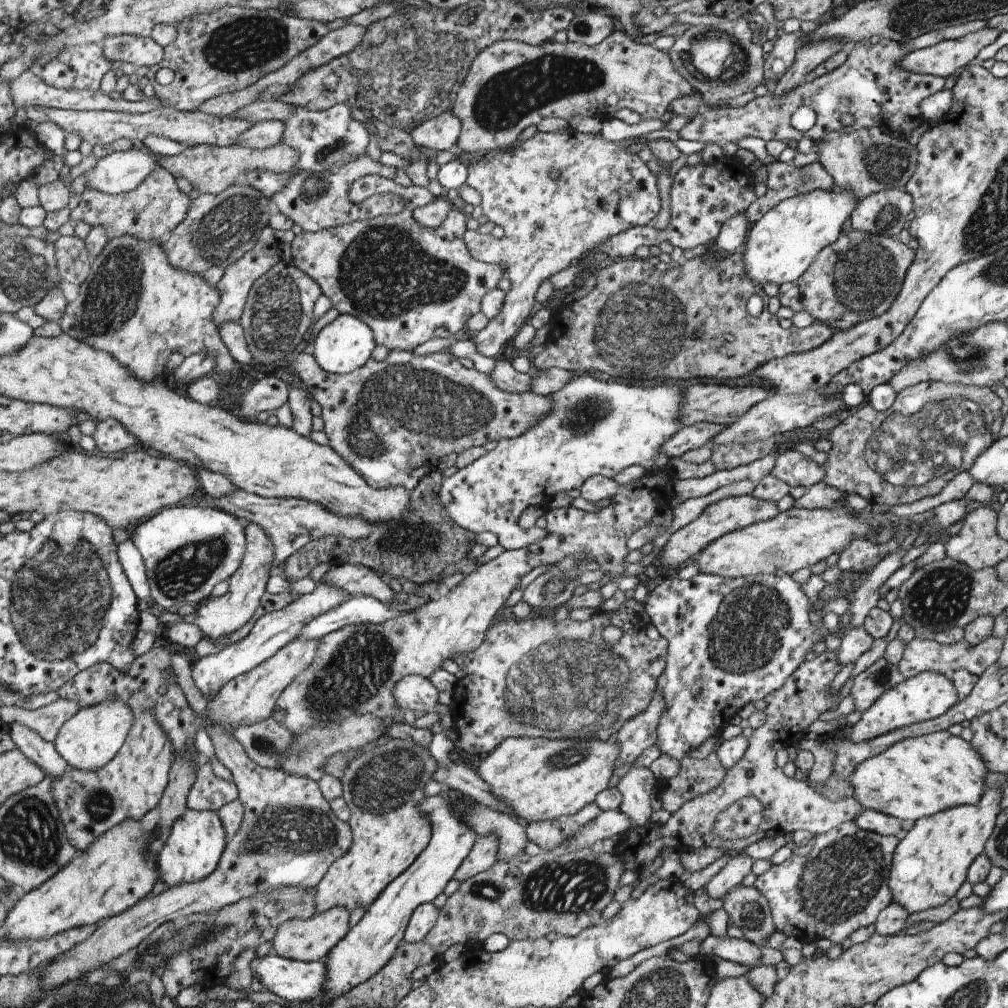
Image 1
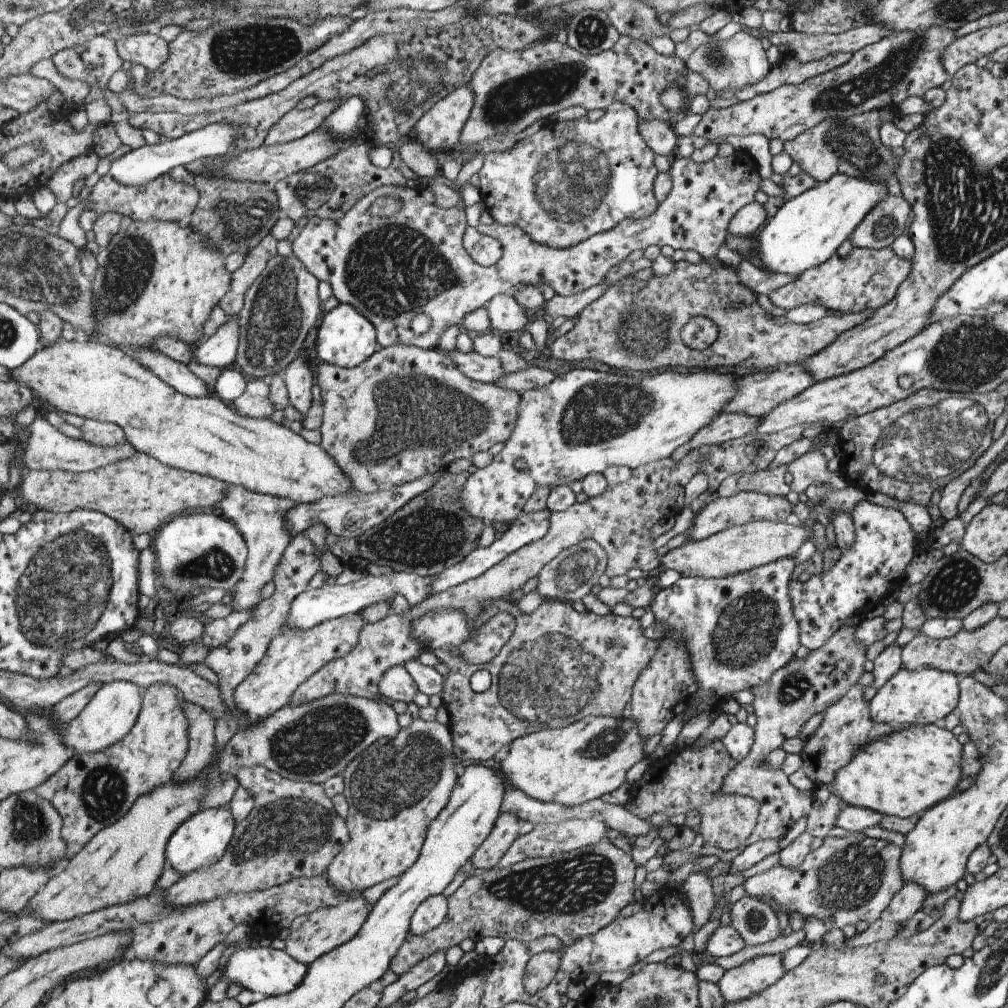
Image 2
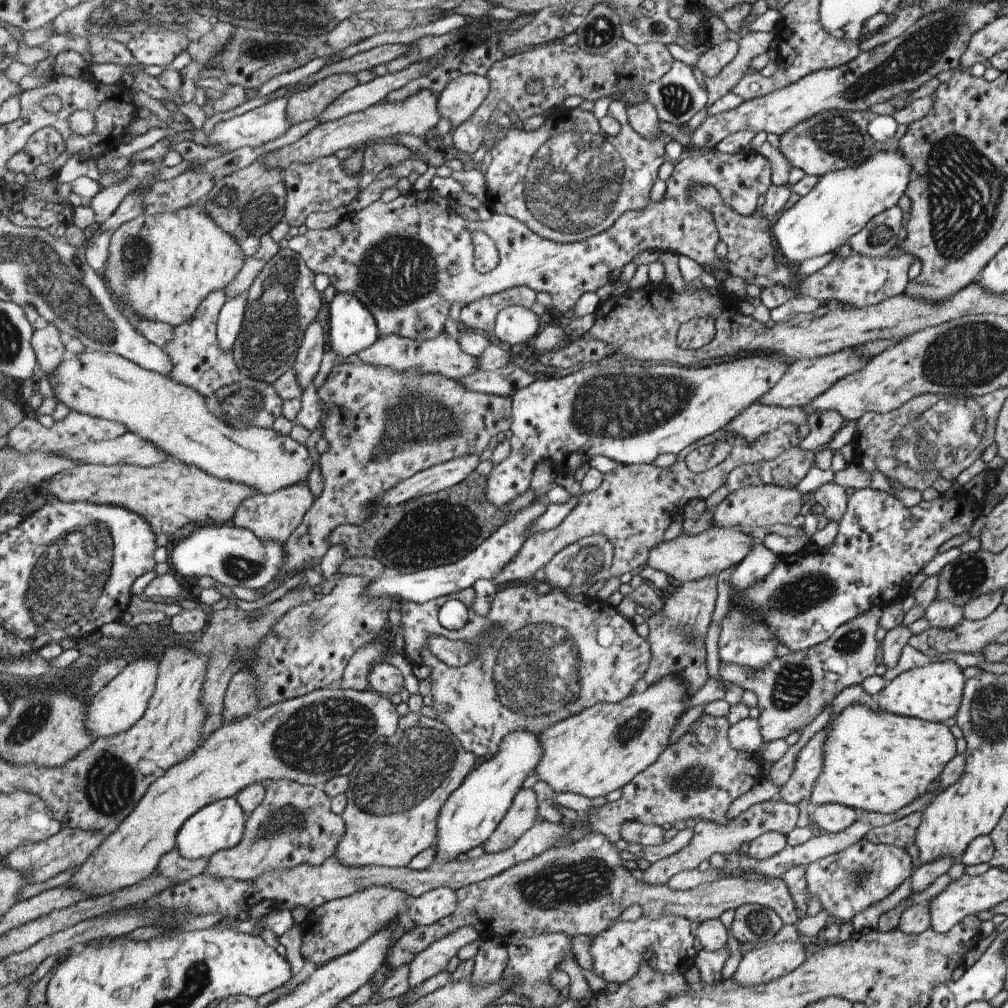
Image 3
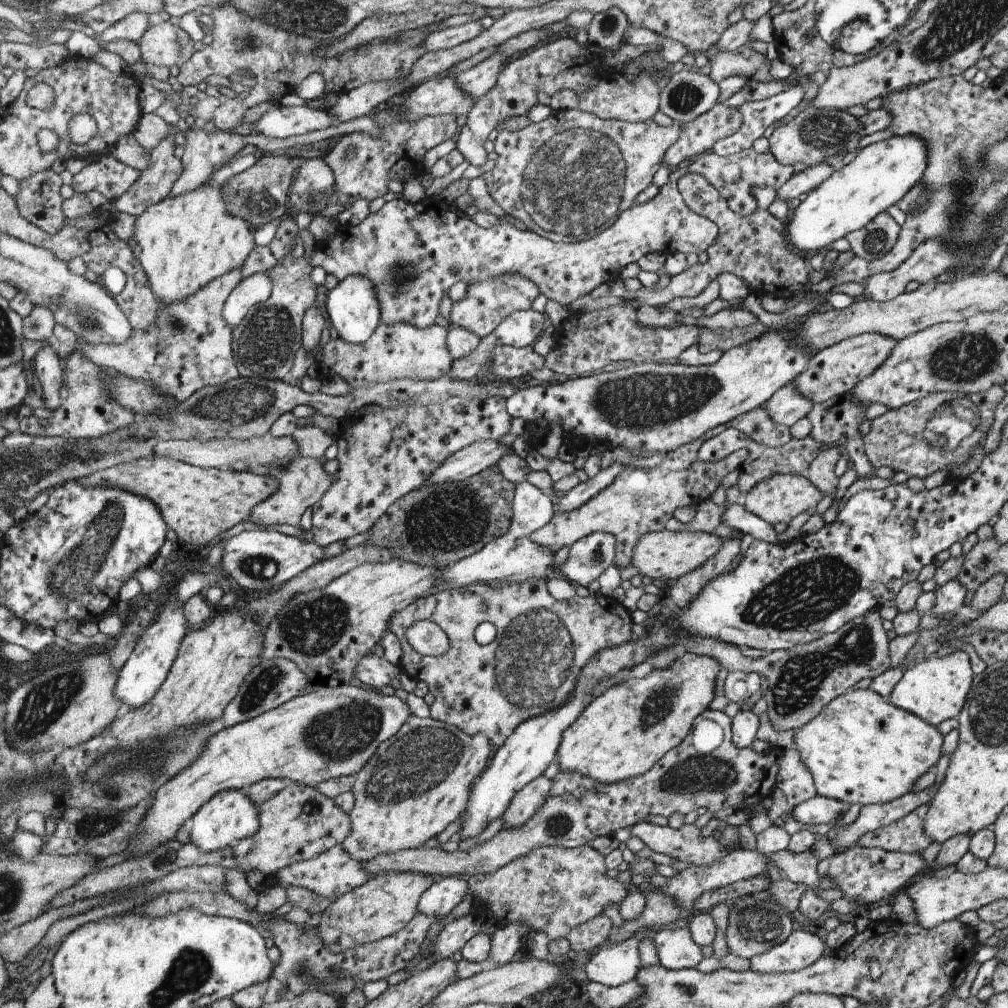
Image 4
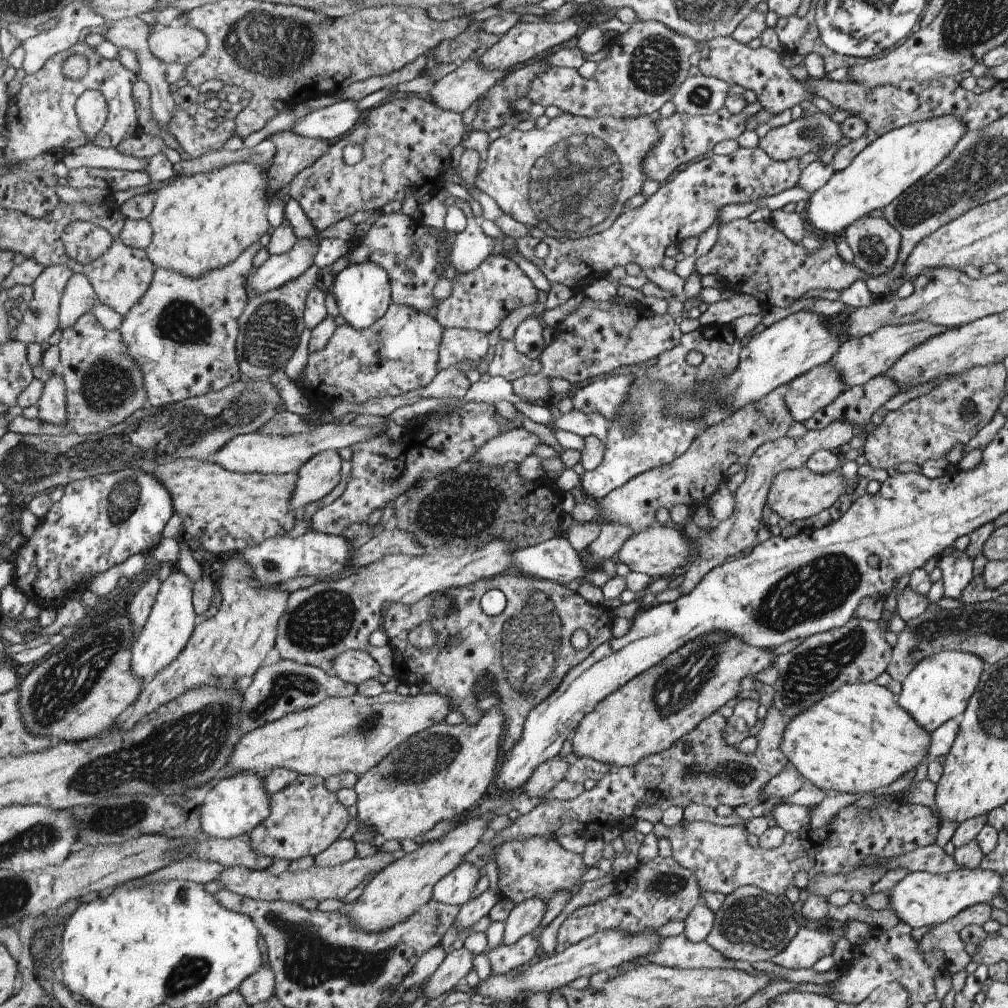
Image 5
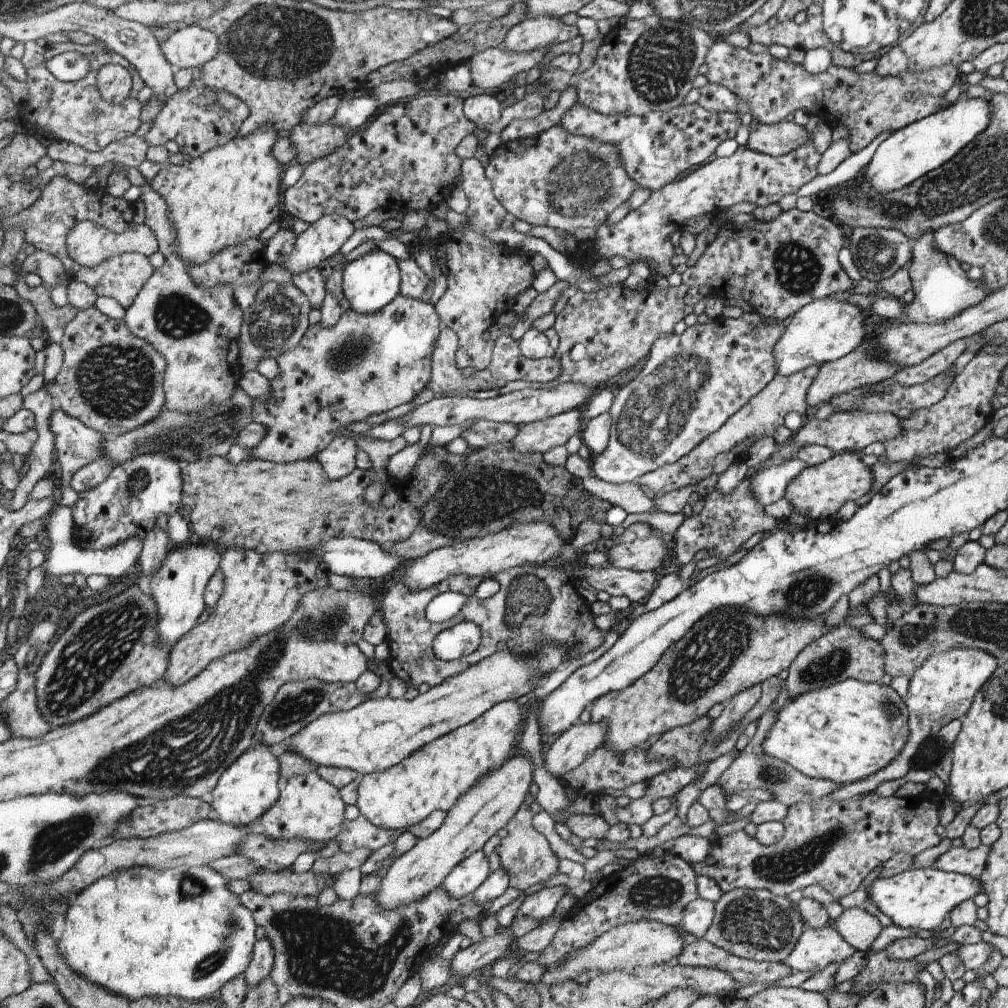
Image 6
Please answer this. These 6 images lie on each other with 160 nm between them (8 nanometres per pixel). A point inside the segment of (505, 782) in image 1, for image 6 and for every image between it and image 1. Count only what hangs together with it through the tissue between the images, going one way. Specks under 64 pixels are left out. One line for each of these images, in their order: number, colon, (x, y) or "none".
2: (584, 760)
3: (601, 748)
4: (621, 733)
5: (647, 715)
6: (728, 650)

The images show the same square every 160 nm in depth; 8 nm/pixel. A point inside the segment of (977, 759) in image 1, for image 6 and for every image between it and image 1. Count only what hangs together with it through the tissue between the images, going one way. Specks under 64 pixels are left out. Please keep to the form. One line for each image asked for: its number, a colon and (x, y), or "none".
2: (905, 771)
3: (874, 760)
4: (860, 750)
5: (857, 739)
6: (844, 732)

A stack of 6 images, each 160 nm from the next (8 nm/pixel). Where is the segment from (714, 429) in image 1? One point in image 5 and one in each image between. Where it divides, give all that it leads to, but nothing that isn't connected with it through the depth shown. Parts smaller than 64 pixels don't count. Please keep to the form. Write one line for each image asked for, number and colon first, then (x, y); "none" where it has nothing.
2: (726, 426)
3: (757, 419)
4: (784, 407)
5: (813, 390)

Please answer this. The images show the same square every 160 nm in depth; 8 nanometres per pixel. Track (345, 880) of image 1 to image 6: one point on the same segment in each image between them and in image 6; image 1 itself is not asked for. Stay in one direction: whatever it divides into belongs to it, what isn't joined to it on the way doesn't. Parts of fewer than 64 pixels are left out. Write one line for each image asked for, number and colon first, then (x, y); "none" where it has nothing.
2: (396, 788)
3: (397, 791)
4: (417, 783)
5: (437, 775)
6: (432, 779)

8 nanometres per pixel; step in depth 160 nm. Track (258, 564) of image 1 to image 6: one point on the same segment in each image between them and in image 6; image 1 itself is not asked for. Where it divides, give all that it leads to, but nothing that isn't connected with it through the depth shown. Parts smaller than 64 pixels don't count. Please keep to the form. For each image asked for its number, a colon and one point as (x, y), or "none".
2: (262, 519)
3: (276, 516)
4: (304, 482)
5: (321, 476)
6: (364, 365)

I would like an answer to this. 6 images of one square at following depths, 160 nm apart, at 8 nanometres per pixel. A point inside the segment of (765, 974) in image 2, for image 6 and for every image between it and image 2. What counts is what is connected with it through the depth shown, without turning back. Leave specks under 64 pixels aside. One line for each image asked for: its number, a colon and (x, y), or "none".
3: (773, 960)
4: (801, 948)
5: (808, 945)
6: (816, 947)

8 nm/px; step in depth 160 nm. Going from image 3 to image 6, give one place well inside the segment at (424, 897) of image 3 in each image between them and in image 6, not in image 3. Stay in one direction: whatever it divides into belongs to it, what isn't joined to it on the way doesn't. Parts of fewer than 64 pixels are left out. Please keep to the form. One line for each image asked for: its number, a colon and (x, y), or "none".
4: (446, 892)
5: (454, 889)
6: (464, 879)

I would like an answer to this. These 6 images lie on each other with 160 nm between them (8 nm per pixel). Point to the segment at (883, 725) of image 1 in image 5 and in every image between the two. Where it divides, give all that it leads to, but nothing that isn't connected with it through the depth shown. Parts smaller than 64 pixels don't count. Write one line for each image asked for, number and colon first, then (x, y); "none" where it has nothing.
2: (910, 697)
3: (932, 692)
4: (934, 689)
5: (937, 689)

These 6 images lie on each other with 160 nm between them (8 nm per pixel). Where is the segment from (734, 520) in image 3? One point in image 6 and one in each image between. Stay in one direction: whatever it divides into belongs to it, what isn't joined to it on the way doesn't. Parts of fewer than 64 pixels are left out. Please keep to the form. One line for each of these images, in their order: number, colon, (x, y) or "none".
4: (780, 498)
5: (794, 495)
6: (818, 491)

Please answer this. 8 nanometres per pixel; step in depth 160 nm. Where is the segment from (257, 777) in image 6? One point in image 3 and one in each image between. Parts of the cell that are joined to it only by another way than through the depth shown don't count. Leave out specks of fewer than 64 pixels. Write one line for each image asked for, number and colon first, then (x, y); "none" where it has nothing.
3: (219, 826)
4: (230, 817)
5: (233, 807)

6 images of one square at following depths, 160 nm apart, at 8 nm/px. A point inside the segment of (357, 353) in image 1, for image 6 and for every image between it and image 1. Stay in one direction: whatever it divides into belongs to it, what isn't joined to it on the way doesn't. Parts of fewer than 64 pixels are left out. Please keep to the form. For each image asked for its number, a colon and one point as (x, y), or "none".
2: (346, 338)
3: (353, 327)
4: (353, 305)
5: (362, 291)
6: (369, 283)

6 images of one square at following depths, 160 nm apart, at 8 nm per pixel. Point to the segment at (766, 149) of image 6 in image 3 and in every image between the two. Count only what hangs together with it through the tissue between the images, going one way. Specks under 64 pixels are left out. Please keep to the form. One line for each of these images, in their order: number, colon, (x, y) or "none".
3: (835, 139)
4: (814, 134)
5: (815, 132)

